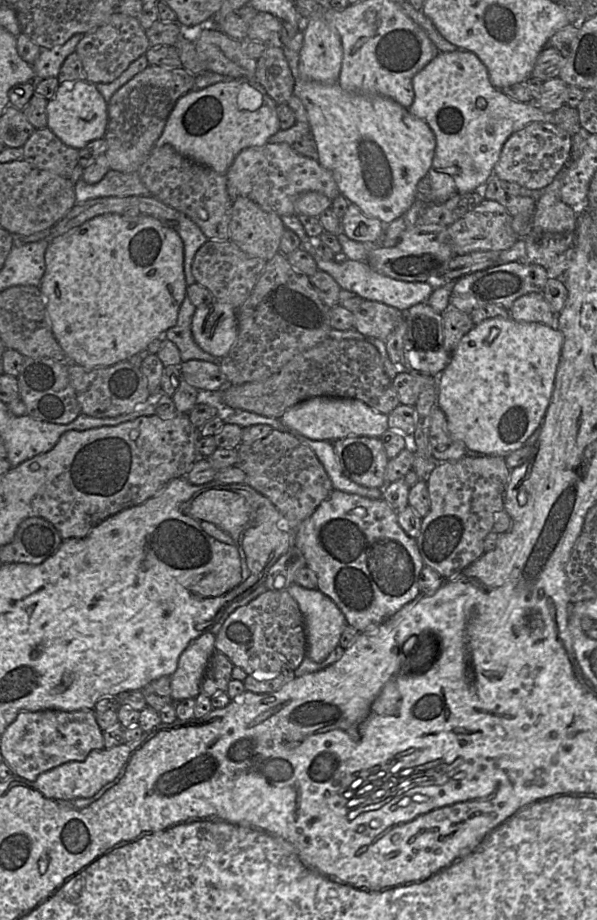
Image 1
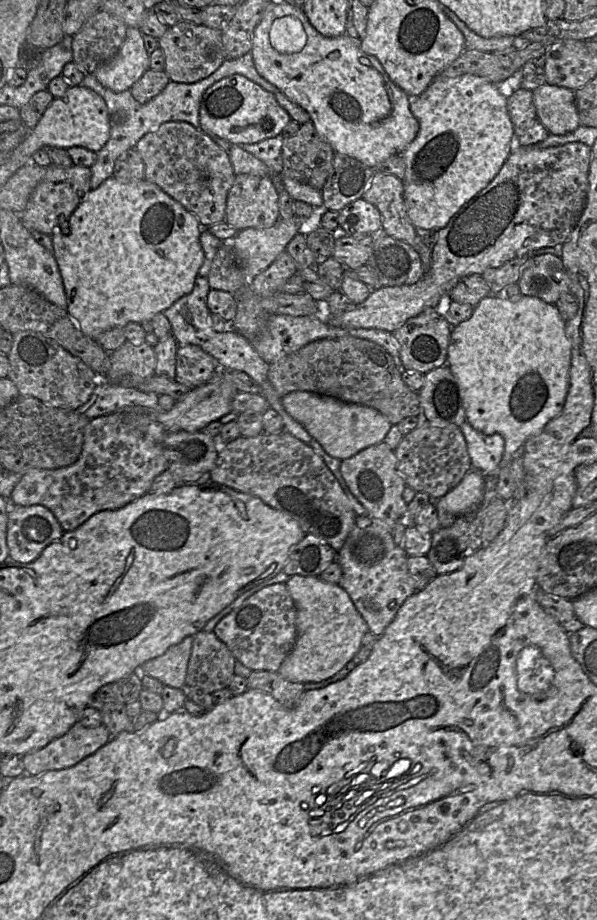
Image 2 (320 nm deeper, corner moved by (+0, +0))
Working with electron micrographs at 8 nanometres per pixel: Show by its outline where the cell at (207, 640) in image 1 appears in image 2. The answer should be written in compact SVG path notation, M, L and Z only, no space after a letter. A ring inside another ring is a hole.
M193 636L184 638L161 656L142 664L139 669L140 674L154 677L166 686L186 688L185 680L192 645Z

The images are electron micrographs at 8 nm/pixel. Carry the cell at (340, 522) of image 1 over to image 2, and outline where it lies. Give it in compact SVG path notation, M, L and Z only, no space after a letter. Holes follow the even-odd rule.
M357 516L355 525L343 547L337 552L336 562L342 568L339 585L348 593L356 609L366 621L369 631L380 637L393 621L403 603L417 590L408 570L408 555L402 546L394 543L391 531L379 520L368 516Z

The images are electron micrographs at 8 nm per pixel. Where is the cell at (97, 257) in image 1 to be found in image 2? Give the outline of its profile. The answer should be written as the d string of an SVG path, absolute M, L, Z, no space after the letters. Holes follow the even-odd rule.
M113 176L106 179L95 190L90 190L85 199L78 205L68 219L69 234L63 234L61 229L55 228L51 237L53 243L53 256L62 276L65 294L67 298L67 312L77 323L83 334L95 339L101 333L115 328L123 328L130 322L150 322L157 313L163 313L179 298L189 294L198 276L199 269L204 260L204 252L200 243L201 227L197 217L189 212L179 202L171 198L156 184L146 179L121 183Z

